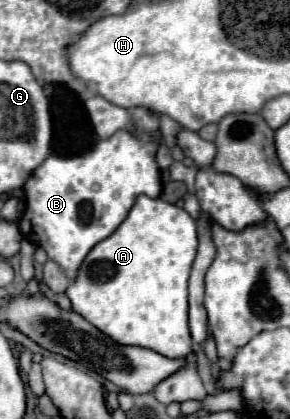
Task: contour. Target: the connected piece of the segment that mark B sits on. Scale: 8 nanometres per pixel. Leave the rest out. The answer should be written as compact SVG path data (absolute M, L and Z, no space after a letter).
M135 107L131 123L133 131L119 129L81 157L47 157L25 184L26 208L19 218L19 229L25 239L45 249L69 281L75 281L87 253L121 225L139 195L159 197L163 191L155 161L161 139L159 113Z

